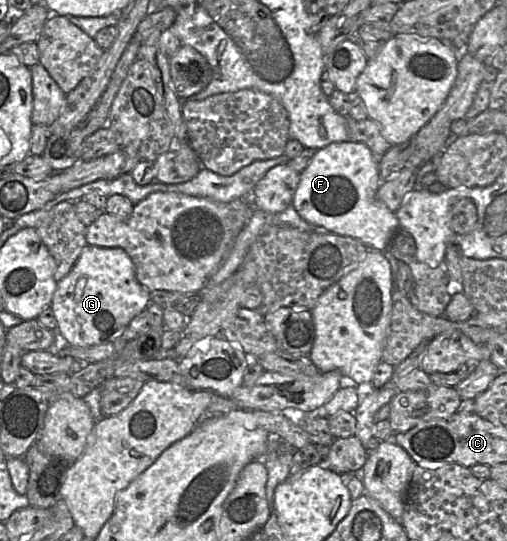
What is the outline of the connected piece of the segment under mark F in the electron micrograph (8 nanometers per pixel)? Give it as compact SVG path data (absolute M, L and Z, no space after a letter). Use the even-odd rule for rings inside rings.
M334 142L317 150L310 164L300 173L291 205L307 223L321 226L331 233L358 239L368 249L385 251L400 226L395 212L390 211L377 196L383 181L378 172L377 161L378 158L361 142Z

